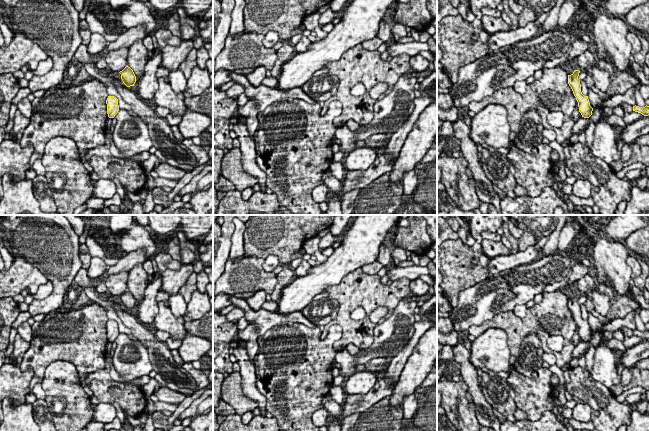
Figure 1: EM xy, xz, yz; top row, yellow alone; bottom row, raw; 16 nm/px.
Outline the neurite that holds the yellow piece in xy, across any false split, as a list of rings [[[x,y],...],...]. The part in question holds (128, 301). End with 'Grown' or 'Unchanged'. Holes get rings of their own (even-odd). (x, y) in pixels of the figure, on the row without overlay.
[[[126,290],[119,297],[121,298],[121,303],[122,303],[123,307],[127,311],[134,310],[134,308],[136,306],[136,300],[130,291]]]. Unchanged

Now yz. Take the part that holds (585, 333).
[[[575,294],[571,299],[568,299],[568,308],[576,321],[582,341],[589,342],[592,339],[593,332],[590,330],[588,320],[584,320],[581,316],[581,308],[578,303],[579,297],[579,294]]]. Unchanged

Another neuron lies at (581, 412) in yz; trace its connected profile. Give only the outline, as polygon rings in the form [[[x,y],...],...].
[[[577,403],[572,409],[573,419],[580,422],[591,421],[591,407],[588,404]]]

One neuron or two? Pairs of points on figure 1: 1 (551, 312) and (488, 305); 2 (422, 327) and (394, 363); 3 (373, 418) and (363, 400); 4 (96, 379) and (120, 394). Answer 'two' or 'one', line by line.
1: two
2: one
3: two
4: one

